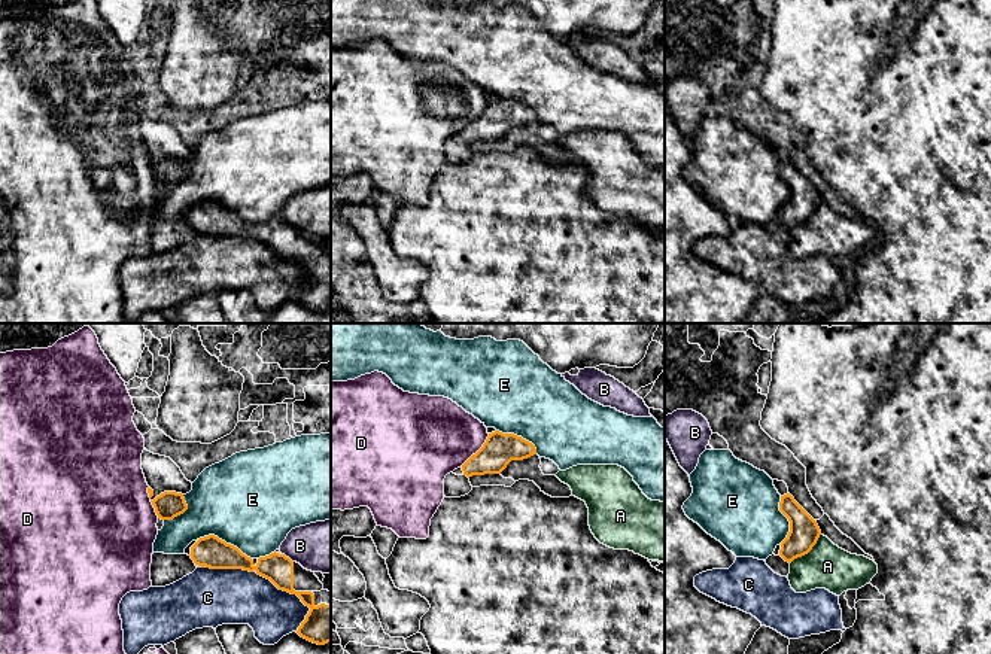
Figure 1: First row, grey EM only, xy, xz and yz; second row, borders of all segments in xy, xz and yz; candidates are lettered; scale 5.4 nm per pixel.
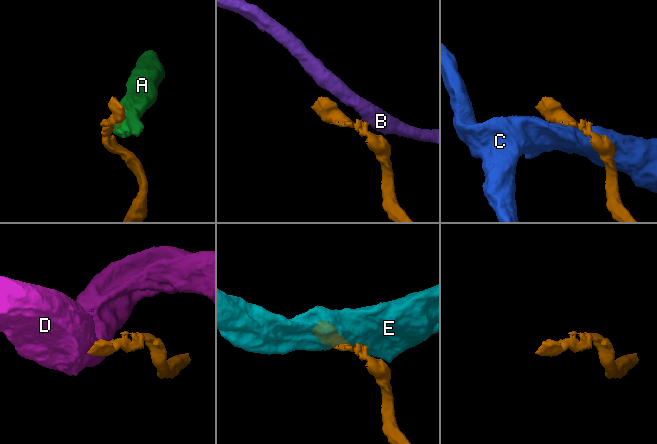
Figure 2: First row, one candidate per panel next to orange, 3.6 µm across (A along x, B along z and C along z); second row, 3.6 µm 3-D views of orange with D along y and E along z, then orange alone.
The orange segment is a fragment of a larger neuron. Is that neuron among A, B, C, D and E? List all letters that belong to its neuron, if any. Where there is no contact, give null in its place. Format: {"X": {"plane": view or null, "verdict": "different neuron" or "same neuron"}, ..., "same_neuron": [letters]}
{"A": {"plane": "yz", "verdict": "different neuron"}, "B": {"plane": "xy", "verdict": "different neuron"}, "C": {"plane": "xy", "verdict": "different neuron"}, "D": {"plane": "xz", "verdict": "different neuron"}, "E": {"plane": "xy", "verdict": "different neuron"}, "same_neuron": []}

